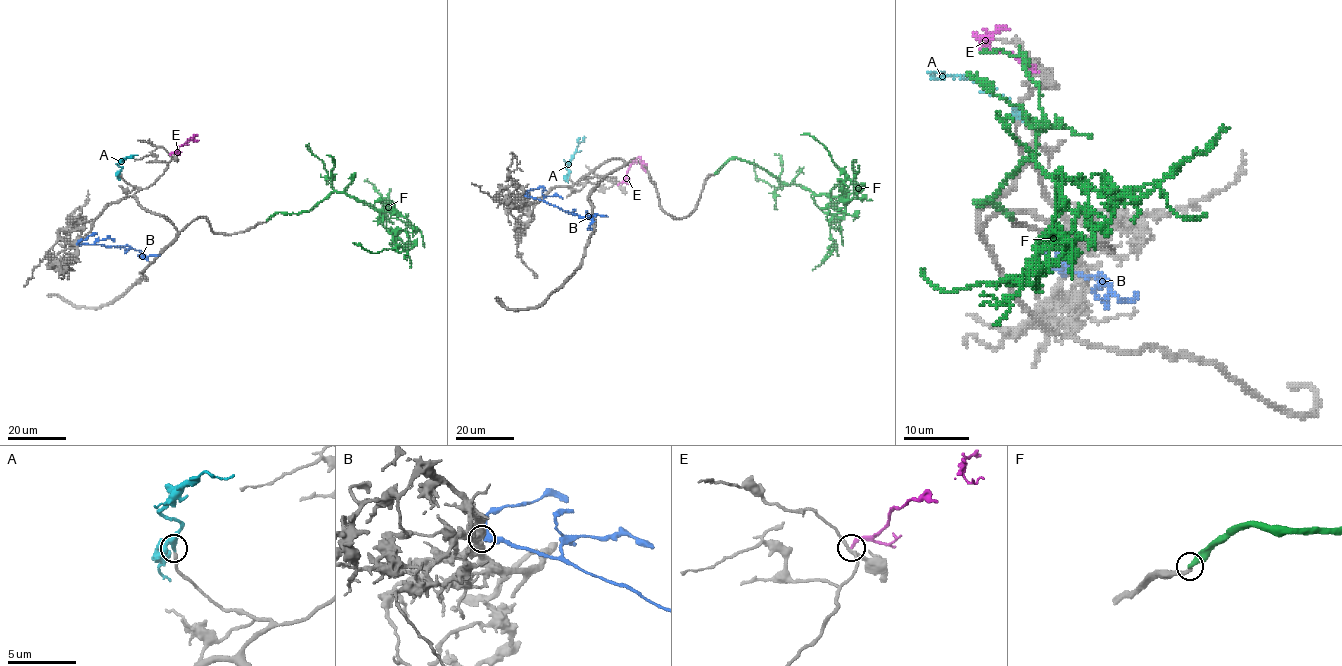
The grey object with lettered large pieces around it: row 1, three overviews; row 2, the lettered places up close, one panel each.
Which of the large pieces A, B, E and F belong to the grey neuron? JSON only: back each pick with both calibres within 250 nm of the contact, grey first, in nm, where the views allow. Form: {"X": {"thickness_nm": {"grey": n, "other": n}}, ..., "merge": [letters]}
{"A": {"thickness_nm": {"grey": 190, "other": 380}}, "F": {"thickness_nm": {"grey": 320, "other": 440}}, "merge": ["A", "F"]}

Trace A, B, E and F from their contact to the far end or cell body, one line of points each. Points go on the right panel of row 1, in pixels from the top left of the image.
A: (1018, 112), (1008, 101), (982, 83), (967, 76), (946, 76), (938, 71), (928, 71)
B: (1063, 271), (1084, 276), (1100, 274), (1108, 281), (1110, 292), (1104, 297), (1108, 294)
E: (1036, 71), (1013, 55), (995, 51), (976, 37), (1008, 28)
F: (1012, 220), (977, 202), (1036, 155), (1059, 183), (1063, 209), (1030, 268), (945, 291), (925, 269)

